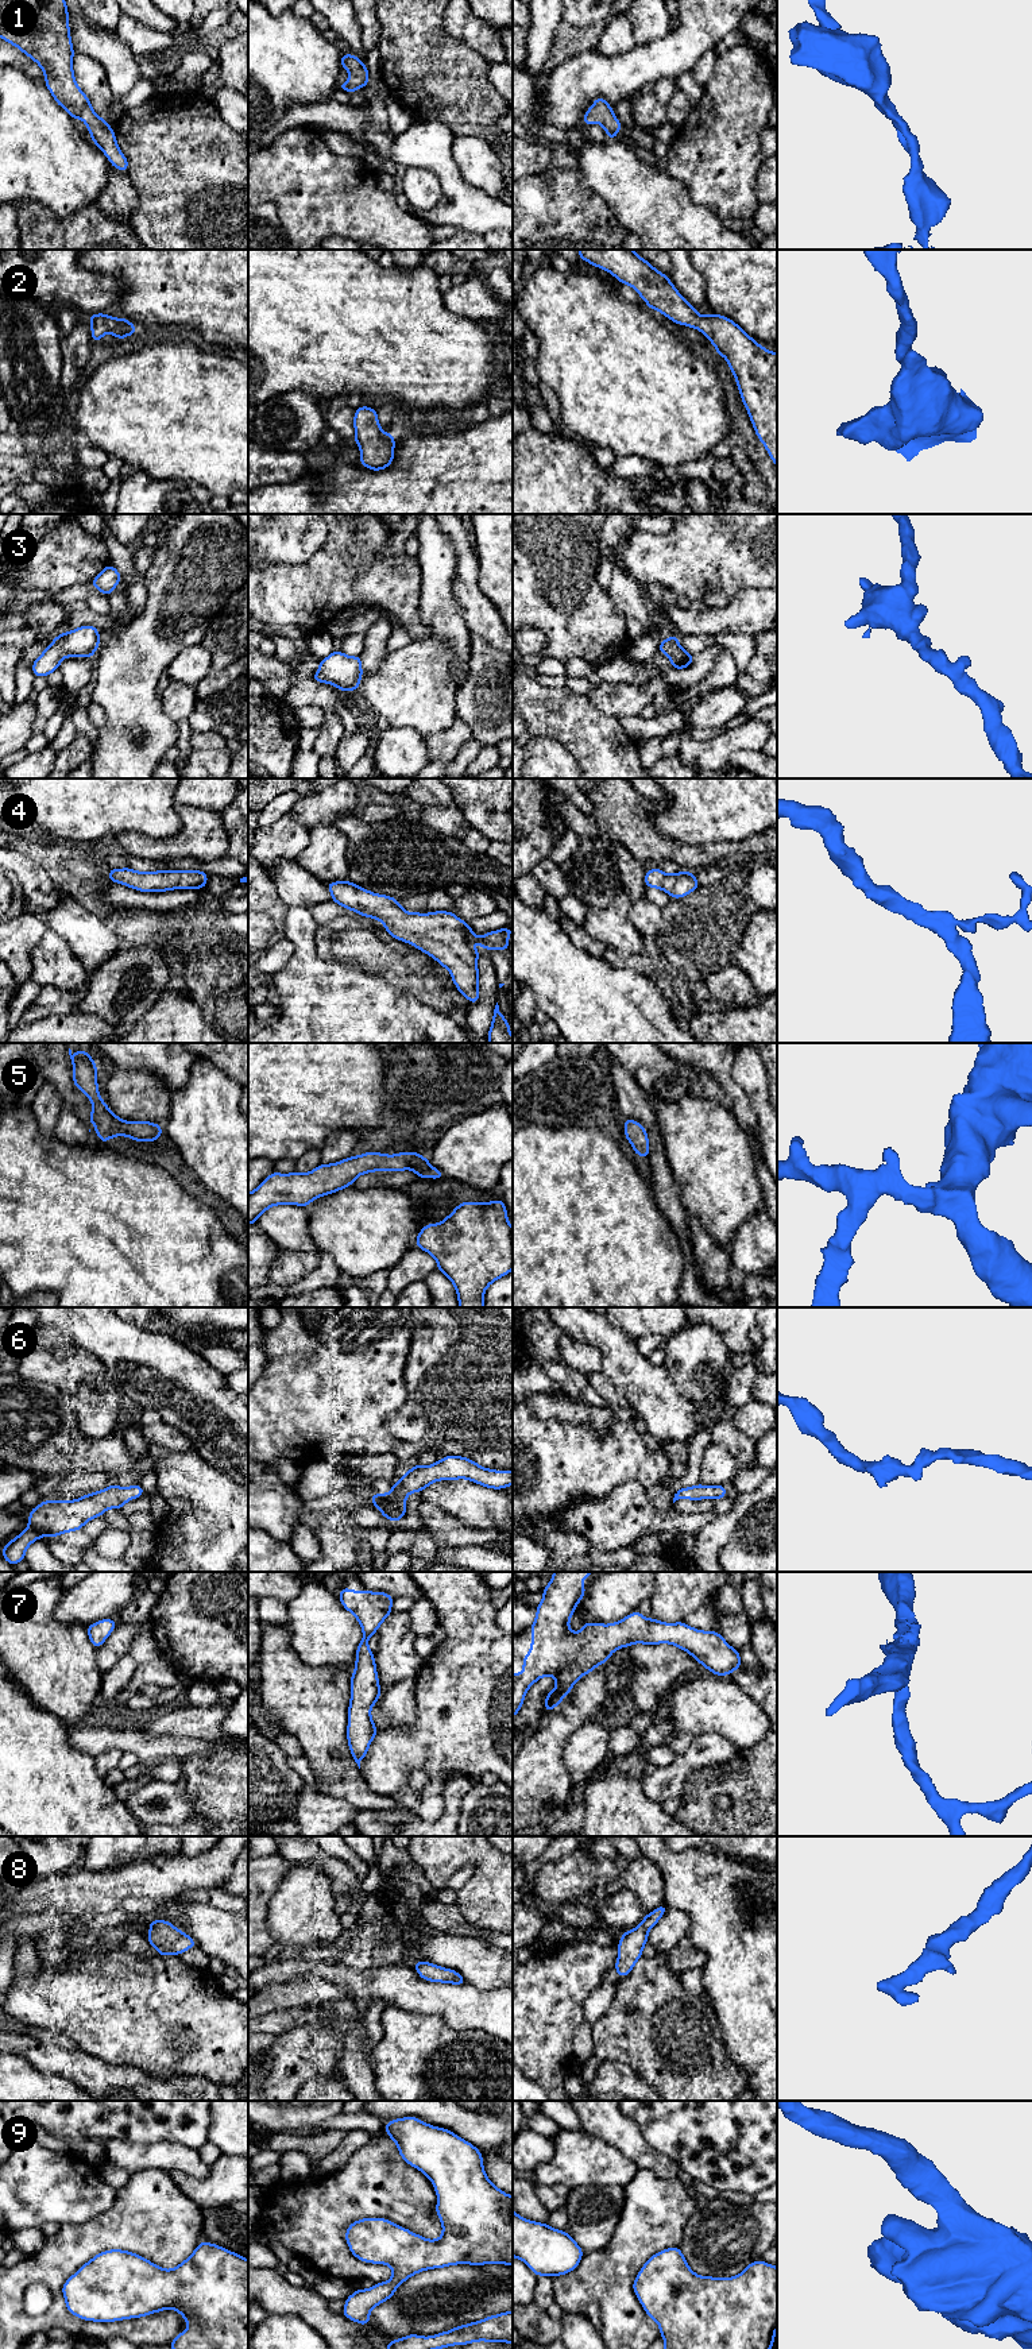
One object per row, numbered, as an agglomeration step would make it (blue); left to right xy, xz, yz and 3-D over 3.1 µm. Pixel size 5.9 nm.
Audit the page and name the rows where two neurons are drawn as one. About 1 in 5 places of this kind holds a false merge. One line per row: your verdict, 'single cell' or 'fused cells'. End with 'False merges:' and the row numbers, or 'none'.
1: single cell
2: single cell
3: single cell
4: single cell
5: single cell
6: single cell
7: single cell
8: single cell
9: single cell
False merges: none

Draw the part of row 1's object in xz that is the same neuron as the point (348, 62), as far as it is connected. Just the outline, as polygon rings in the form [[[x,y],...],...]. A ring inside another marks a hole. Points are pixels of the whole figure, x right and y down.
[[[341,54],[341,69],[349,72],[349,78],[344,84],[337,84],[337,88],[345,92],[356,92],[370,82],[368,70],[363,61],[353,54]]]

